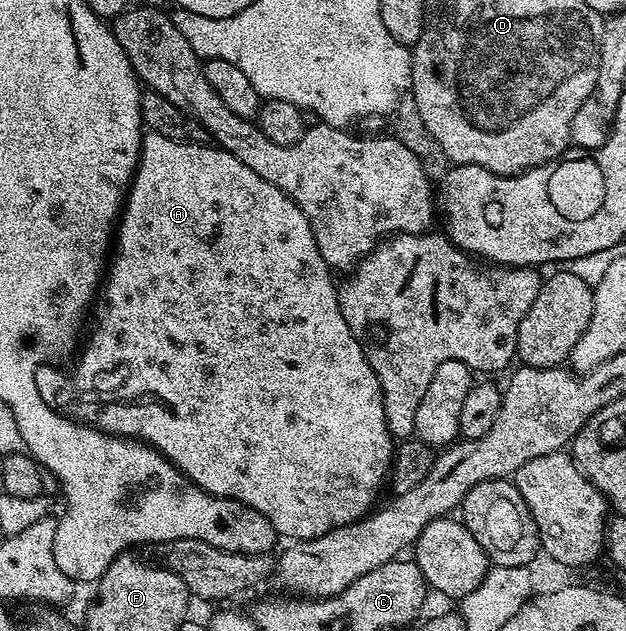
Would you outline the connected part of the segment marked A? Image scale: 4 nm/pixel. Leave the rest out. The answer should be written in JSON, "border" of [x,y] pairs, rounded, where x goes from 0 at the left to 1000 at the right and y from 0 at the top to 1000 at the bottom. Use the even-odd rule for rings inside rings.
{"border":[[[235,208],[227,217],[227,242],[220,246],[220,268],[216,269],[214,284],[204,293],[201,314],[192,331],[192,347],[185,355],[185,391],[181,395],[179,410],[174,414],[173,429],[168,433],[166,448],[160,456],[160,474],[153,482],[157,502],[152,504],[150,515],[144,520],[144,534],[139,539],[136,534],[134,544],[123,559],[123,564],[126,563],[125,578],[120,580],[118,597],[112,602],[112,628],[105,628],[104,593],[85,575],[67,577],[58,585],[54,590],[58,612],[64,618],[70,637],[85,640],[88,647],[123,666],[125,670],[145,674],[163,685],[171,685],[176,691],[192,691],[203,697],[225,697],[228,704],[240,705],[257,723],[273,729],[308,767],[319,770],[319,777],[326,777],[334,786],[355,786],[359,792],[380,792],[385,799],[396,800],[403,808],[422,815],[422,821],[428,821],[428,827],[435,827],[439,845],[446,851],[465,849],[462,854],[470,859],[503,856],[506,849],[524,846],[530,838],[540,837],[546,830],[561,830],[578,823],[599,803],[597,791],[604,786],[604,772],[609,767],[612,772],[618,765],[633,715],[631,693],[623,689],[613,662],[607,605],[601,599],[575,542],[569,542],[562,523],[556,523],[556,510],[550,510],[550,498],[543,498],[537,444],[527,437],[532,437],[530,426],[521,420],[505,390],[505,377],[498,371],[492,345],[486,345],[486,339],[476,331],[473,320],[466,320],[466,314],[460,314],[460,307],[449,304],[441,295],[435,295],[435,288],[422,288],[422,282],[415,282],[415,276],[396,269],[396,263],[390,263],[390,257],[383,257],[383,250],[371,250],[371,244],[364,244],[356,235],[335,228],[304,228],[297,222],[262,219],[262,212]]]}

